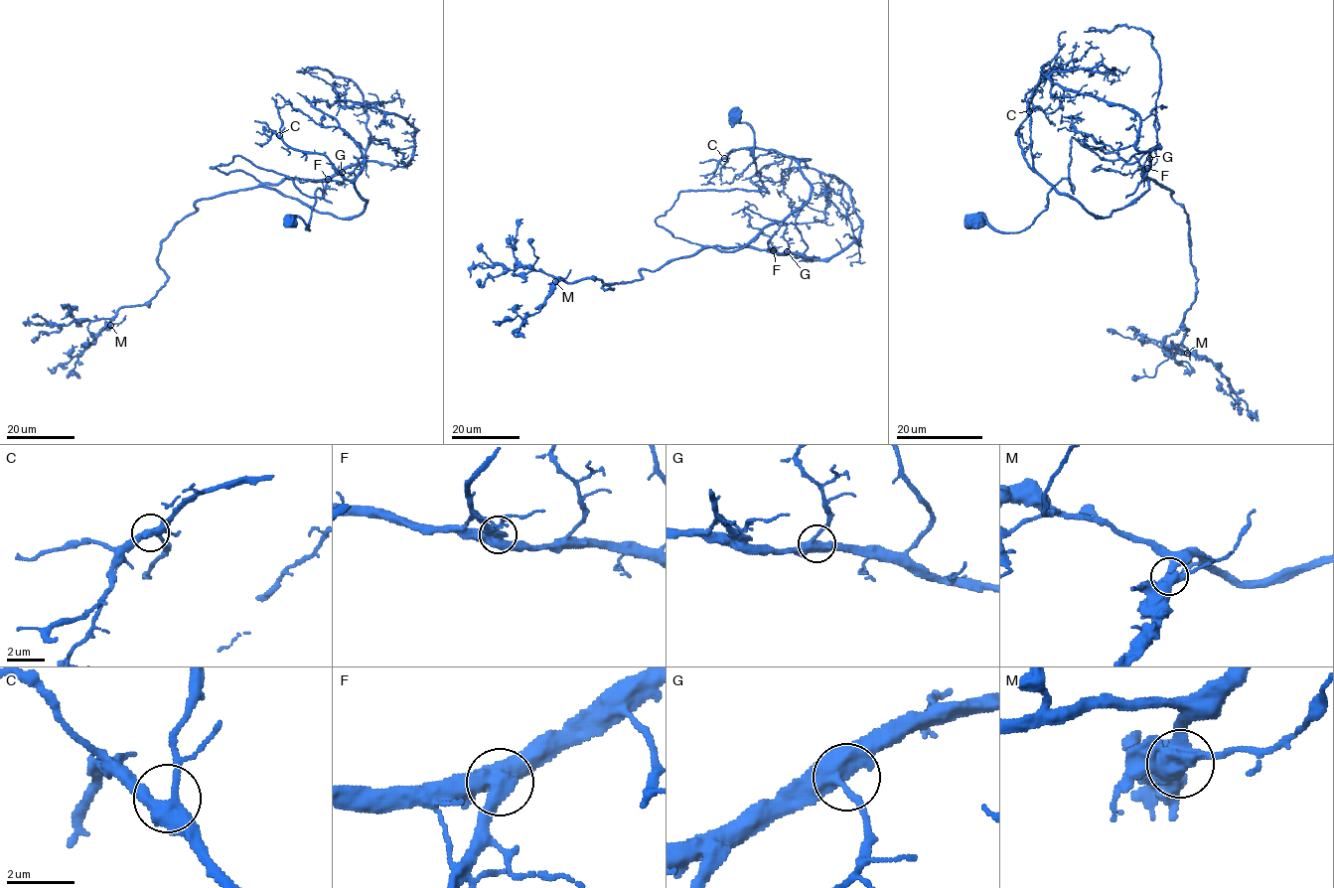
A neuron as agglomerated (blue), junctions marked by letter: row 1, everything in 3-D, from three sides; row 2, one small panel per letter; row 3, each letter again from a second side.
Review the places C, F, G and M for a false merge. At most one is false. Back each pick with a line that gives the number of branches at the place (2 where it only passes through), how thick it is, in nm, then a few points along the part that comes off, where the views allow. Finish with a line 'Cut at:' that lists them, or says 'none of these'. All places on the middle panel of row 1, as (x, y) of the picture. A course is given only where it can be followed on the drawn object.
F: 3 branches meet; 480 nm thick; foreign part runs (773, 251), (774, 247), (846, 216), (845, 209), (839, 203)
Cut at: F

